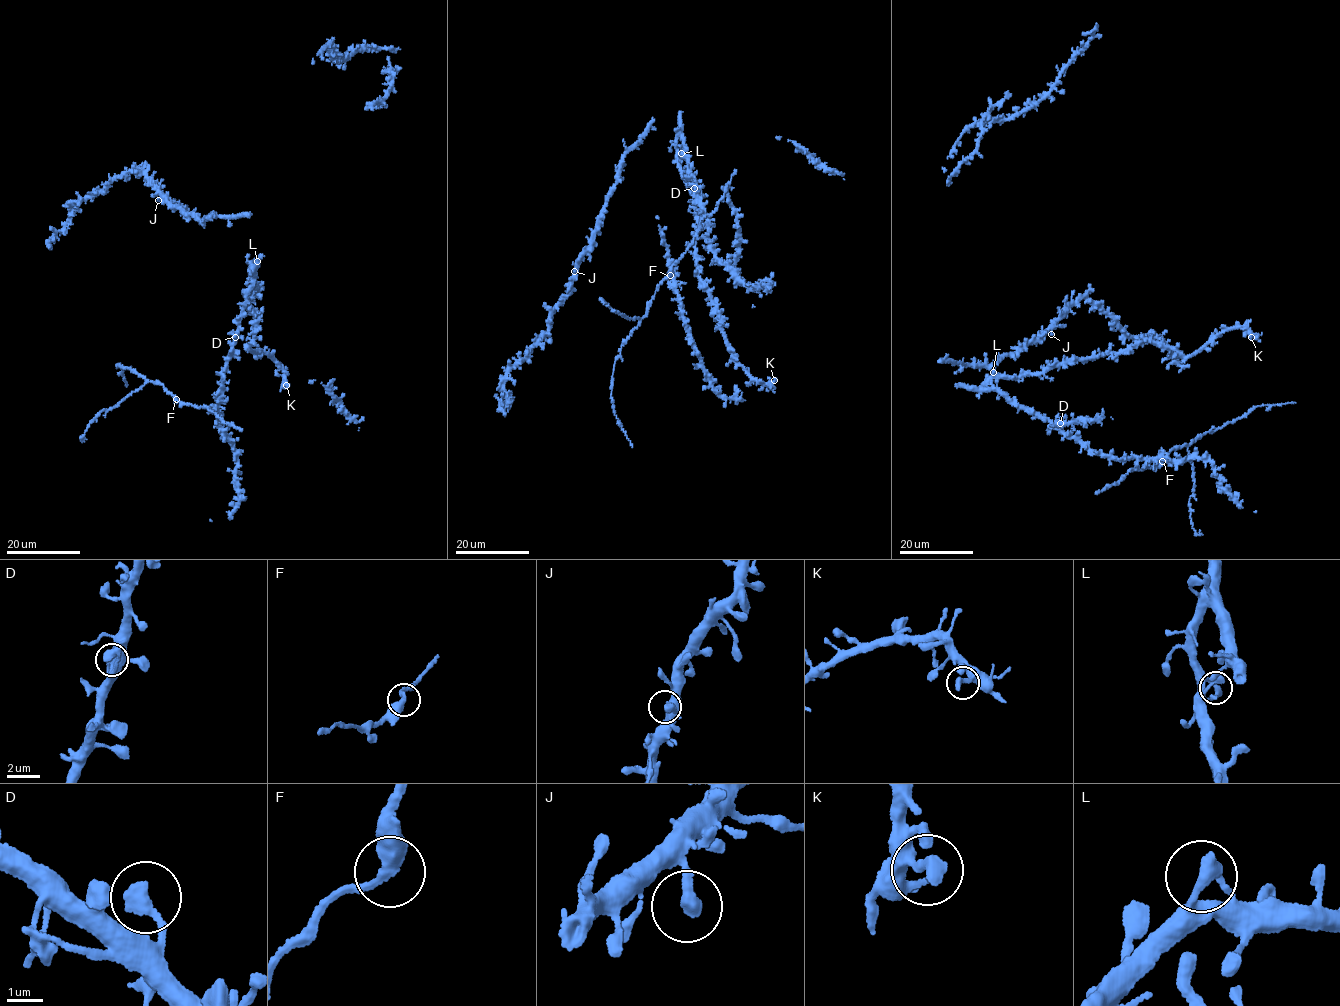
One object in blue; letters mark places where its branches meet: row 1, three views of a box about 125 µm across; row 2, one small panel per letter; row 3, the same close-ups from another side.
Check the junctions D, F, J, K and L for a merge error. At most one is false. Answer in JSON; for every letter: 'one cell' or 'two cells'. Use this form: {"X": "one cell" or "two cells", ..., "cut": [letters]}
{"D": "one cell", "F": "one cell", "J": "one cell", "K": "one cell", "L": "one cell", "cut": []}

